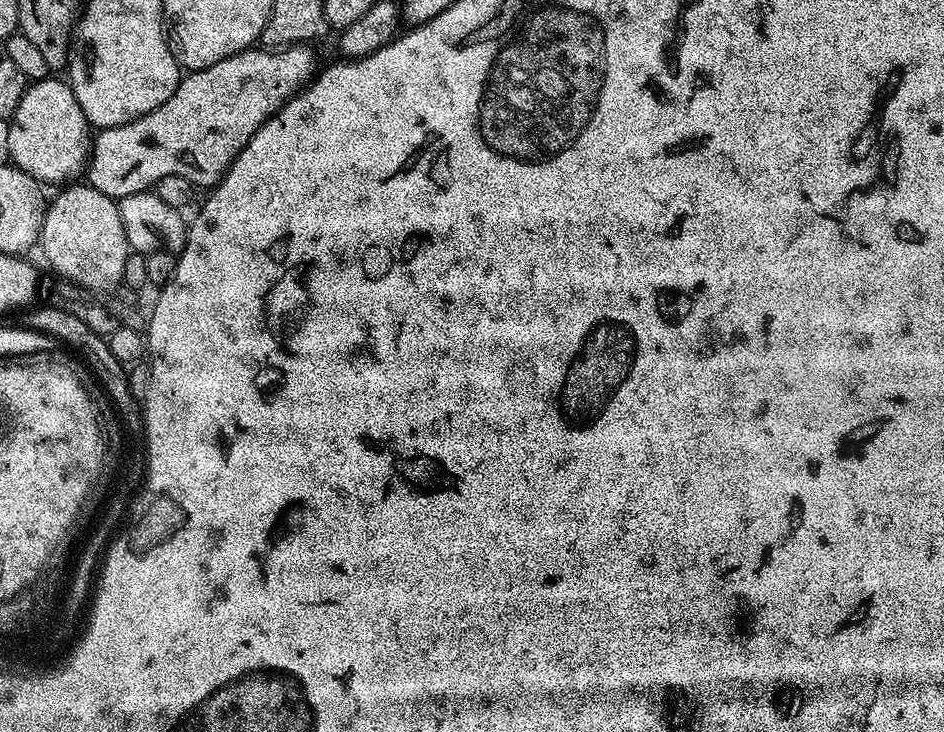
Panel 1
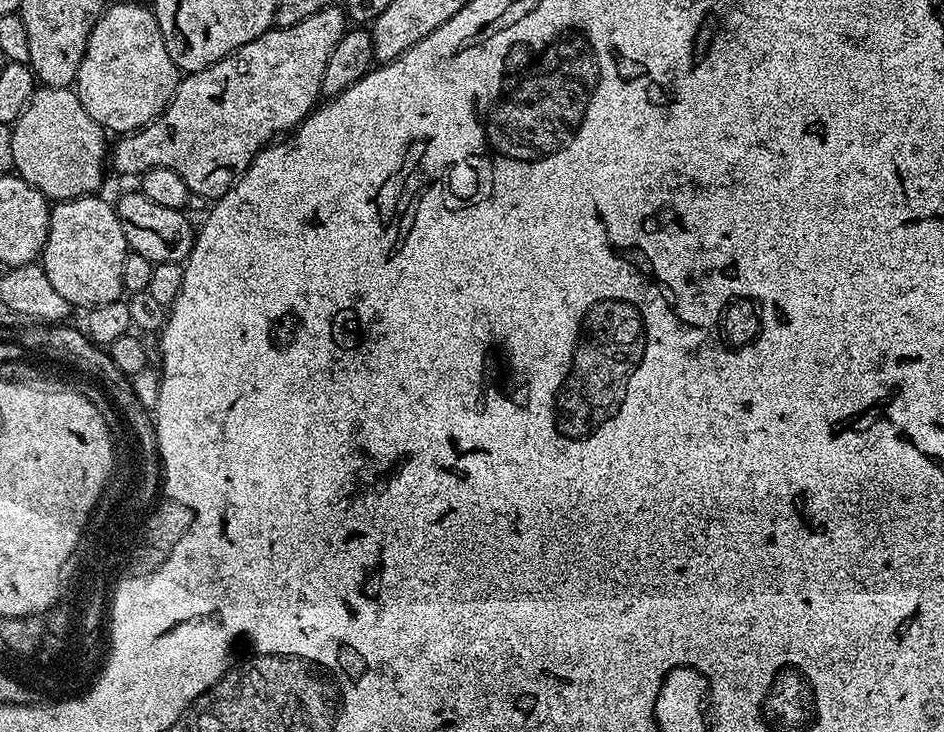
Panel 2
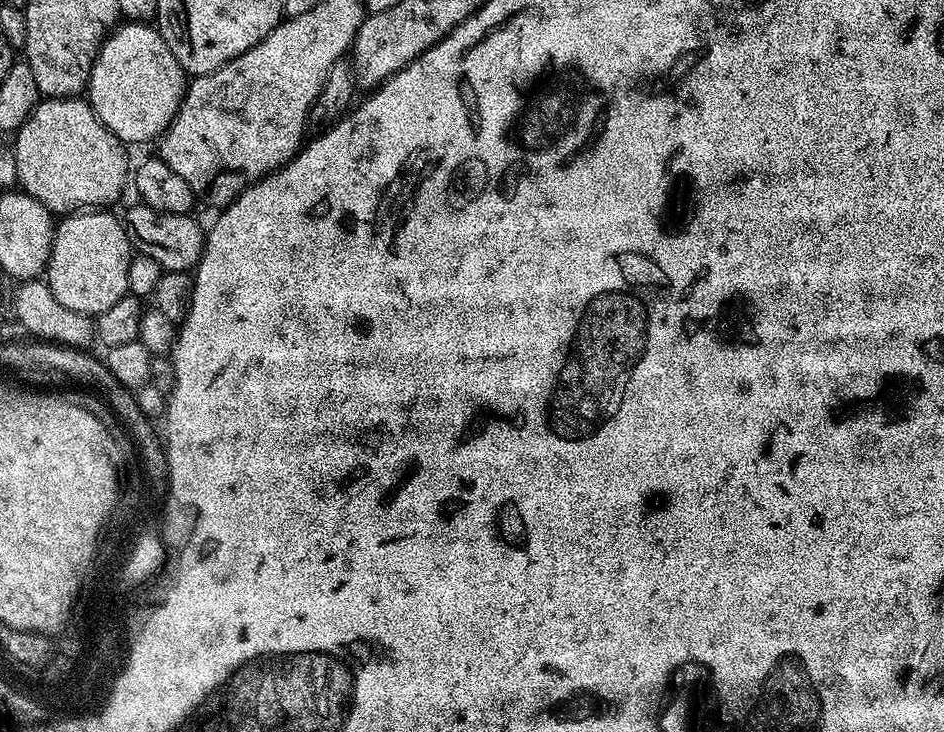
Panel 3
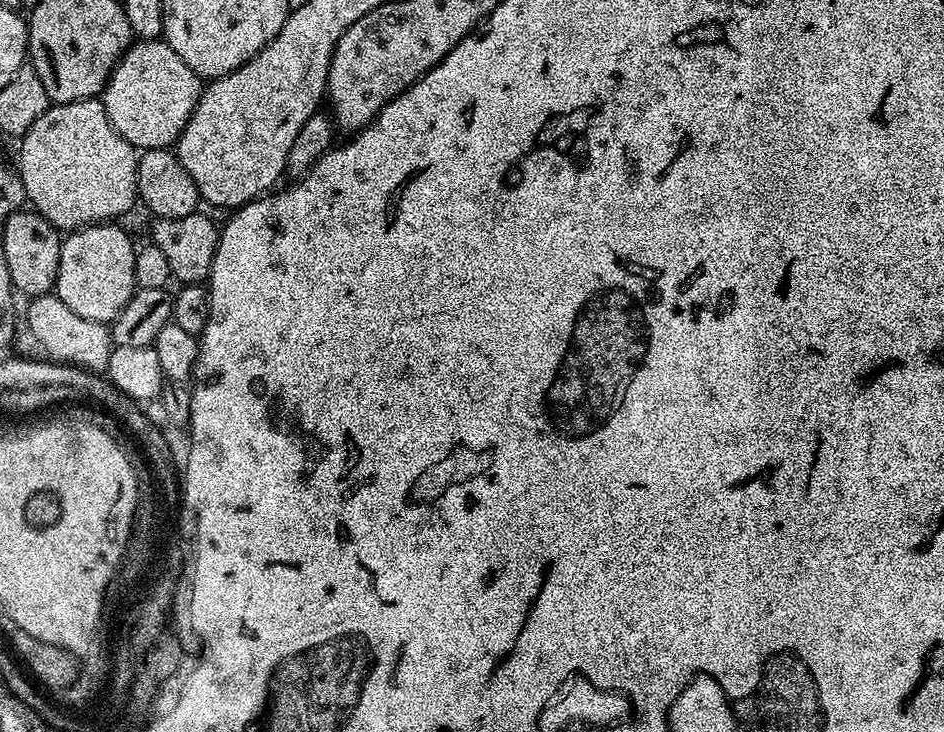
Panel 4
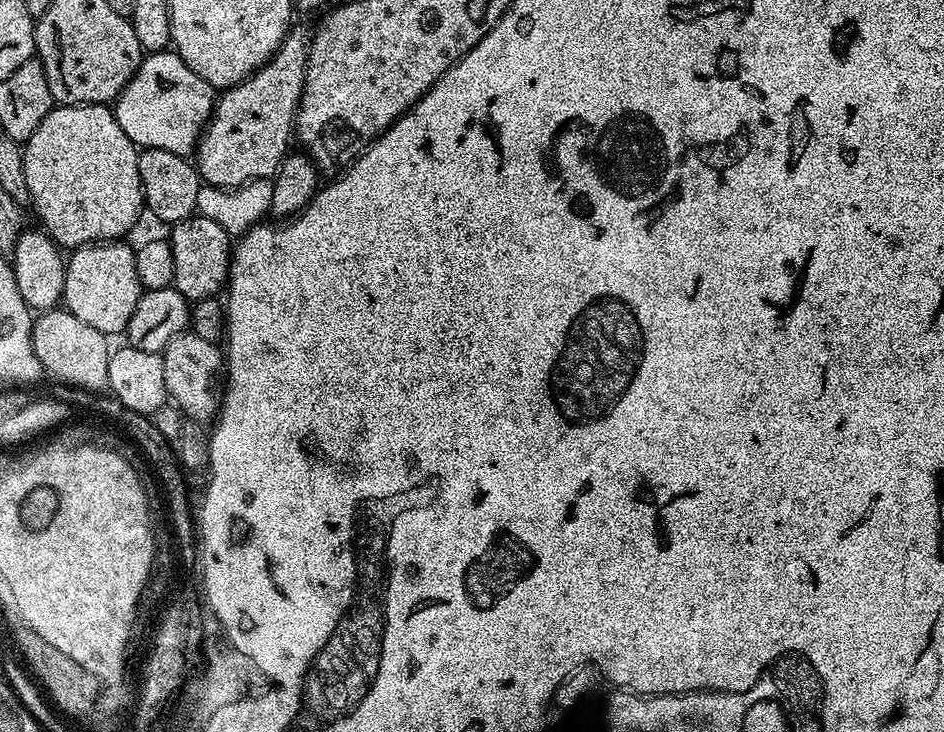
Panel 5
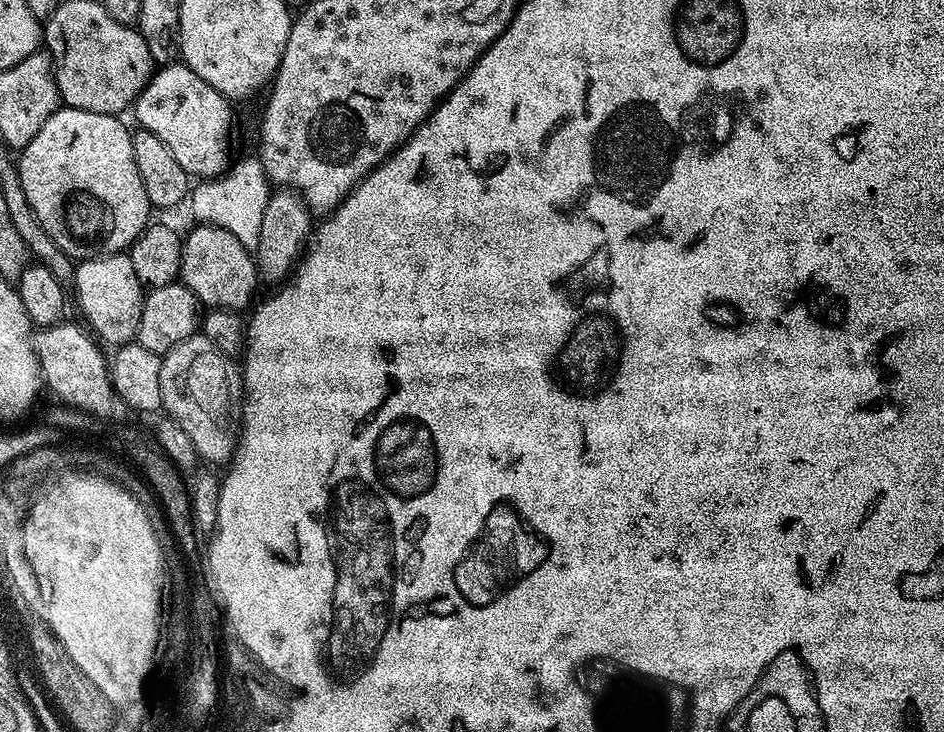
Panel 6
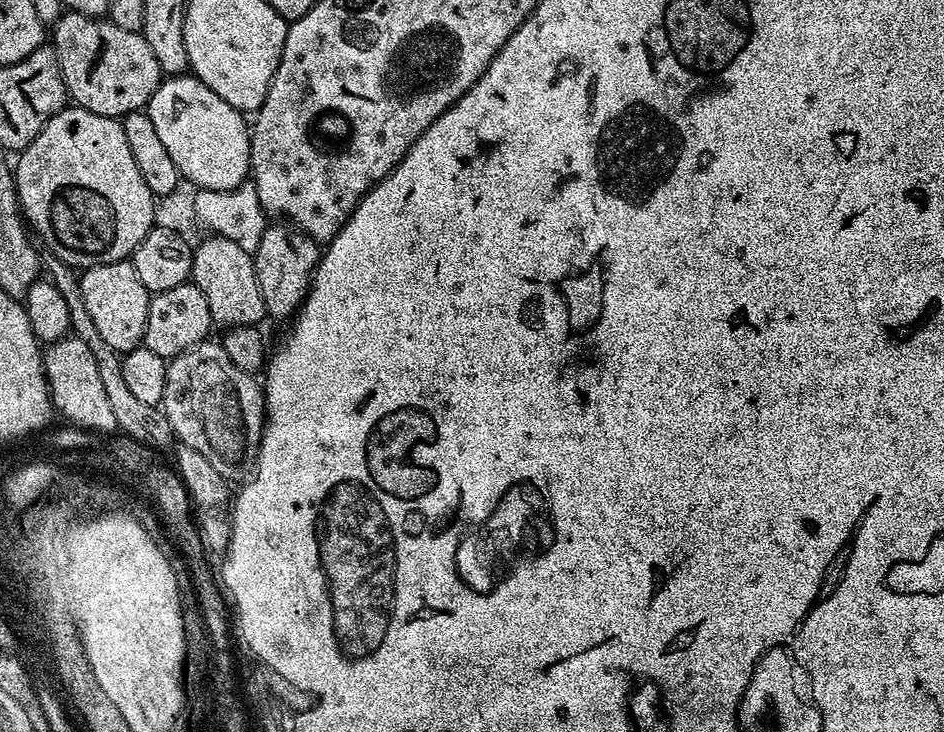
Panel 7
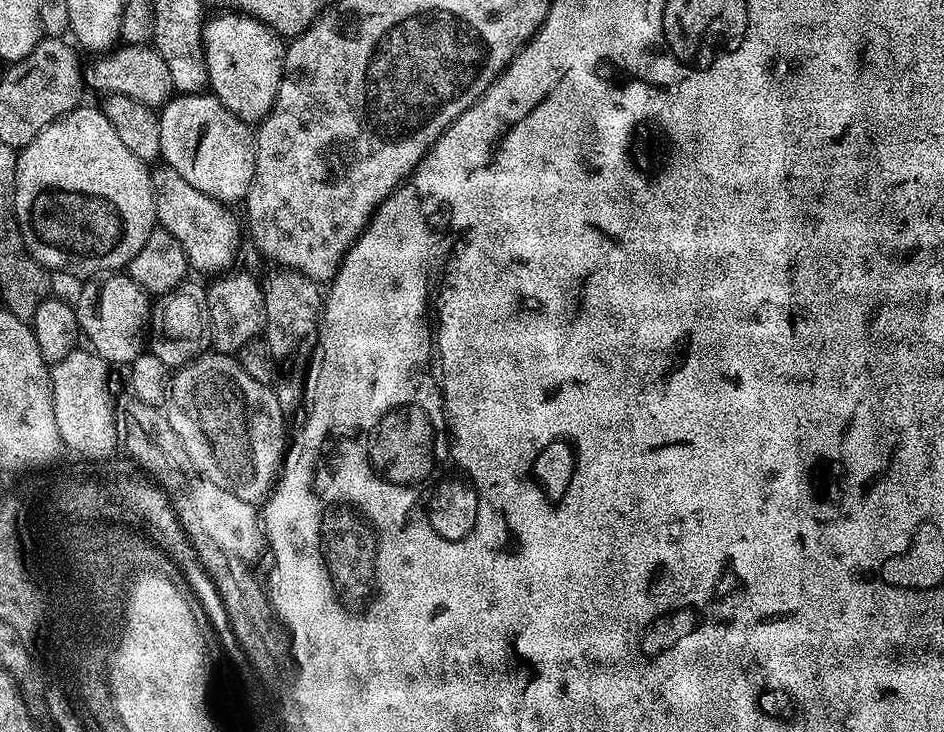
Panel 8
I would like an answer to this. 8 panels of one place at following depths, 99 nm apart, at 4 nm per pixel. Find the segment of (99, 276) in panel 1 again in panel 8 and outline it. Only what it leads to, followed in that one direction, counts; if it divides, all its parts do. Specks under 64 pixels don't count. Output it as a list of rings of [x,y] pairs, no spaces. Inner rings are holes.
[[[104,274],[92,278],[74,300],[76,316],[85,341],[89,340],[91,351],[109,366],[127,366],[134,358],[146,351],[146,337],[150,332],[152,304],[148,293],[143,292],[127,274]]]

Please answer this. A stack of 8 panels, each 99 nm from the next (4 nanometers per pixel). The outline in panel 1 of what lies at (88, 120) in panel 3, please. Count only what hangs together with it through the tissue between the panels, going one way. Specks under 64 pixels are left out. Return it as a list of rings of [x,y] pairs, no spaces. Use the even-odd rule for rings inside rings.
[[[55,78],[29,83],[26,94],[22,94],[22,102],[18,102],[18,110],[14,110],[12,119],[8,121],[8,160],[40,181],[41,185],[60,186],[75,181],[79,177],[76,175],[85,171],[89,159],[90,125],[82,114],[82,106],[78,106],[78,98],[74,98],[71,86],[63,79]]]

